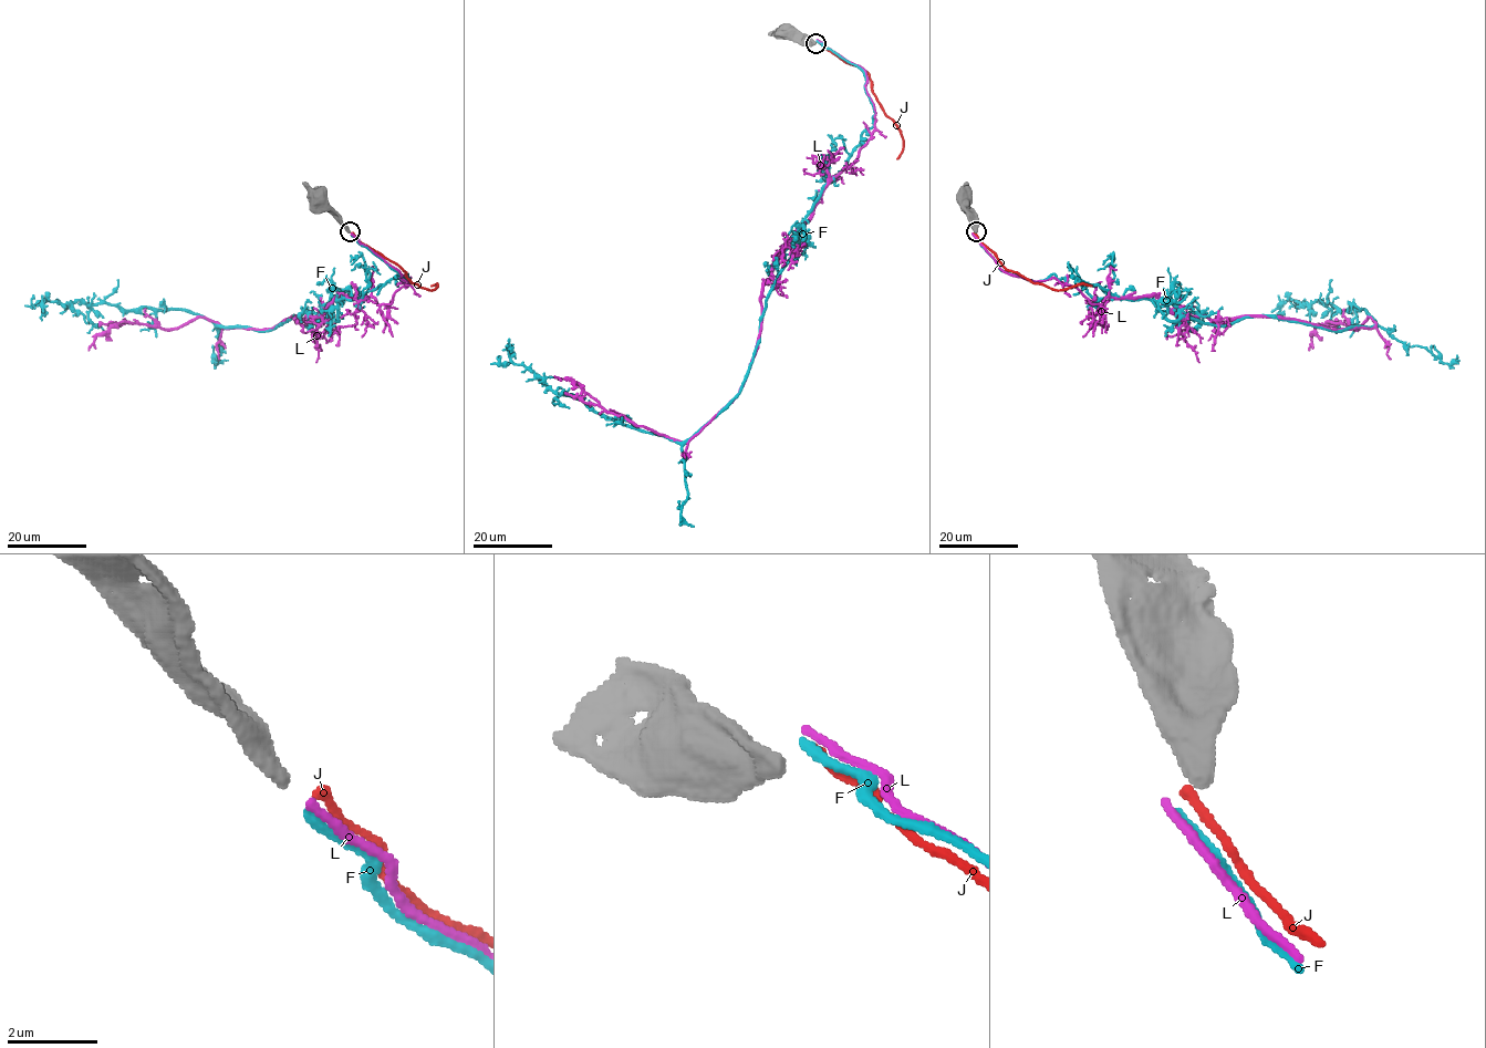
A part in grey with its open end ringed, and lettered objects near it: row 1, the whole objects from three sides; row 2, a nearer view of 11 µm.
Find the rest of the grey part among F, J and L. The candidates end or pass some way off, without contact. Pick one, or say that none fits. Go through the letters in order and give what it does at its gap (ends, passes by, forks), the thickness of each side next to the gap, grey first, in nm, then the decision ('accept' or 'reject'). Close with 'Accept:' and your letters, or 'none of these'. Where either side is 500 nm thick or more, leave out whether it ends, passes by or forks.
F: it ends there; 480 nm thick on the grey side, 220 nm on the other; reject
J: it ends there; 480 nm thick on the grey side, 200 nm on the other; reject
L: it ends there; 480 nm thick on the grey side, 170 nm on the other; reject
Accept: none of these

